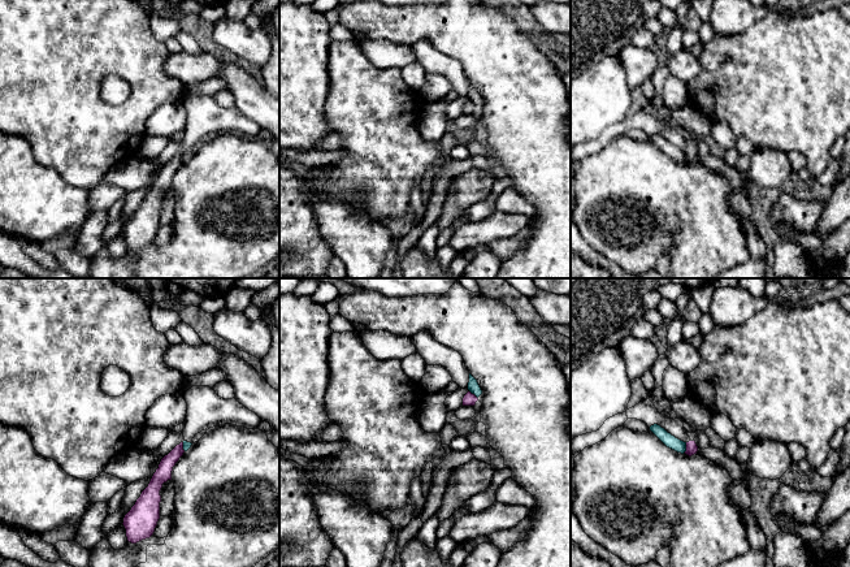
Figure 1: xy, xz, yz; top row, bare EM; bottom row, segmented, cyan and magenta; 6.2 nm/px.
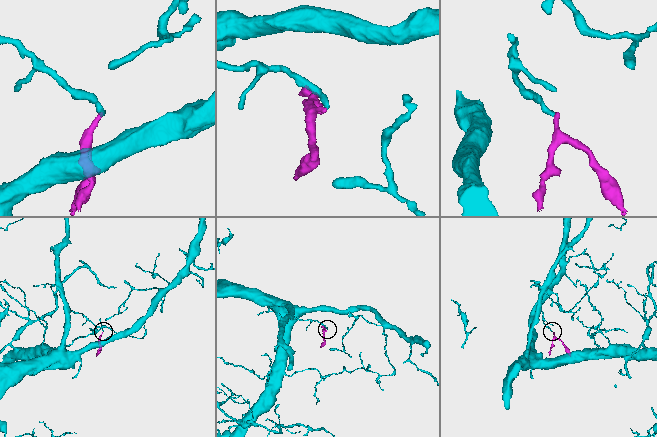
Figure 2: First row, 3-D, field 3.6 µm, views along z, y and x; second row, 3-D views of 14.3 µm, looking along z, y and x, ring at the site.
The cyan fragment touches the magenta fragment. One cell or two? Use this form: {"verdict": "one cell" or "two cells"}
{"verdict": "two cells"}

